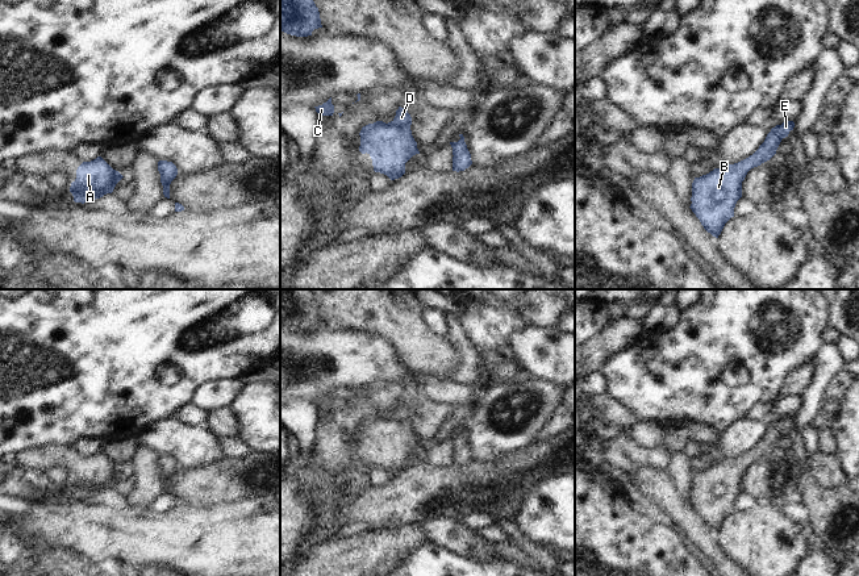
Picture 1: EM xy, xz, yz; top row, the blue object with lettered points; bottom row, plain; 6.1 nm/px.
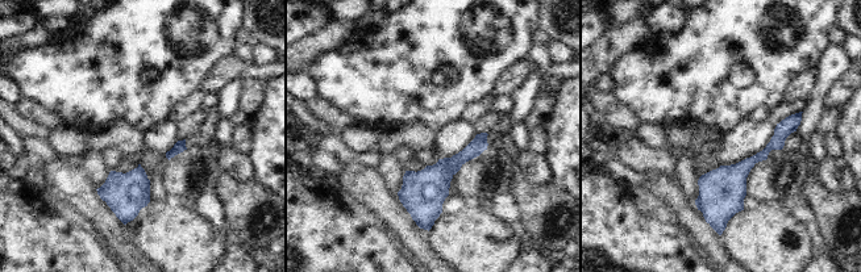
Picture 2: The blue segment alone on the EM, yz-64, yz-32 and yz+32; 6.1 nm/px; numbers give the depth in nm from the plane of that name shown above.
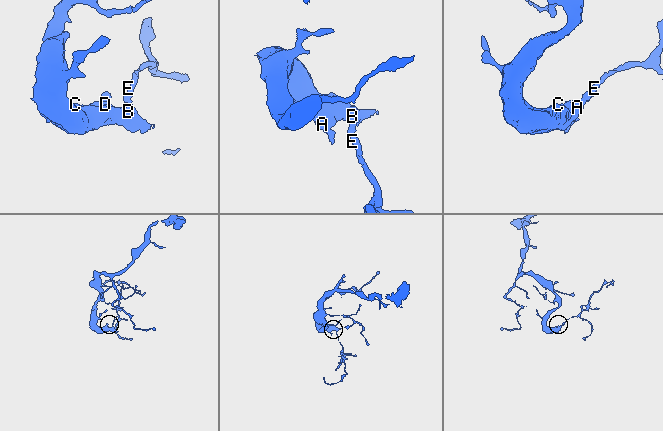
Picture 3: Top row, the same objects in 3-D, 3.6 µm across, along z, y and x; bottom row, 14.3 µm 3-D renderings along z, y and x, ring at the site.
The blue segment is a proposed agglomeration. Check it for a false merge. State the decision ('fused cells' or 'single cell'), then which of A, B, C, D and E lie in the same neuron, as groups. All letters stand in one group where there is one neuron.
single cell; groups A B C D E

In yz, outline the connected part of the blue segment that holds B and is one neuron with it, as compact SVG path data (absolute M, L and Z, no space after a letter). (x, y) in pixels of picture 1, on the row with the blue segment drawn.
M793 121L776 125L749 158L695 178L689 208L708 233L718 238L725 224L734 217L734 208L742 197L742 181L747 172L770 160L776 154L781 139L788 137L793 128Z

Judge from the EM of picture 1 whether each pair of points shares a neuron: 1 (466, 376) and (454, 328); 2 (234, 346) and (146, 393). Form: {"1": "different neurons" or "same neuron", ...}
{"1": "same neuron", "2": "same neuron"}

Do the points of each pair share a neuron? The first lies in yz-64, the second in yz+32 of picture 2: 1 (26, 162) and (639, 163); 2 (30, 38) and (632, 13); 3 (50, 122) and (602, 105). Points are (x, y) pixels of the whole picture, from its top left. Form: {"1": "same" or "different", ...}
{"1": "same", "2": "different", "3": "same"}

